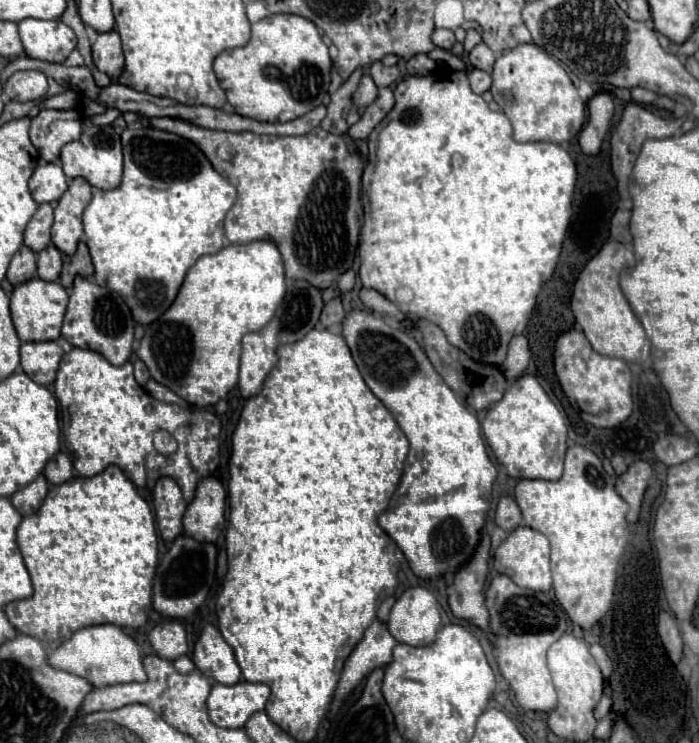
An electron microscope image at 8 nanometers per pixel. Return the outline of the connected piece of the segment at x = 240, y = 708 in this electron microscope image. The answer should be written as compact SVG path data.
M217 683L207 699L209 717L217 727L243 727L253 713L265 709L269 693L269 687L263 683Z

